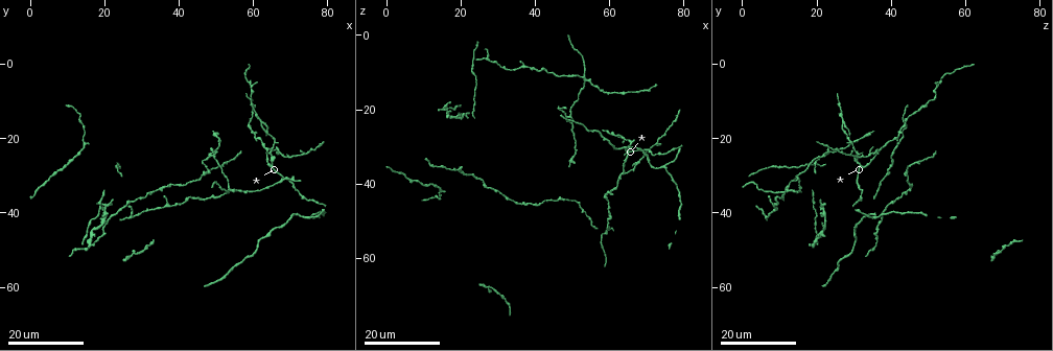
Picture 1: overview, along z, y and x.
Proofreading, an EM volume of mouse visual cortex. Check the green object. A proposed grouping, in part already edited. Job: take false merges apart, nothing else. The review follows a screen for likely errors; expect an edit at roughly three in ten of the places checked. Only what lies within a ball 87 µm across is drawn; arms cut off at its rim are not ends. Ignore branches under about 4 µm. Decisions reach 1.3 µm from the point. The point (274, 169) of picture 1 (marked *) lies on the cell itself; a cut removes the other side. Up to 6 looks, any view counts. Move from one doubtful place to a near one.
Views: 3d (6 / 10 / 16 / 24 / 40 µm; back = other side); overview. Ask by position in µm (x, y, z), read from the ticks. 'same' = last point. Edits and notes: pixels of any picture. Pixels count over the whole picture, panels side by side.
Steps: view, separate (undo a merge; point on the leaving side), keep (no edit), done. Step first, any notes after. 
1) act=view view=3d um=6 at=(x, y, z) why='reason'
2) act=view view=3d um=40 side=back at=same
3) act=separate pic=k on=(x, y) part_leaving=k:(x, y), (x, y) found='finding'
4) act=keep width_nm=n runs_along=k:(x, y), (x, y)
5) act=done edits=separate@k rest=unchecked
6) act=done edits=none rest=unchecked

act=view view=3d um=24 at=(54.0, 34.5, 12.5) why='arms run side by side'

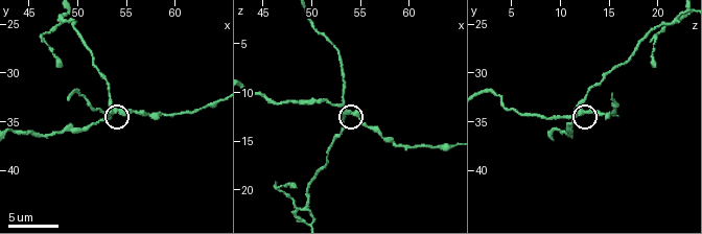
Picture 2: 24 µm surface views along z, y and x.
act=view view=3d um=10 at=(53.8, 34.0, 12.0)

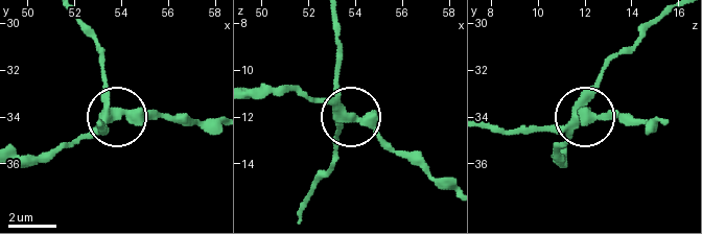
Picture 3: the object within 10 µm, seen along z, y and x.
act=separate pic=3 on=(106, 86) width_nm=400 part_leaving=3:(107, 116), (100, 51), (76, 20) found='two cells meet here'

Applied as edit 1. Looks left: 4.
act=view view=overview

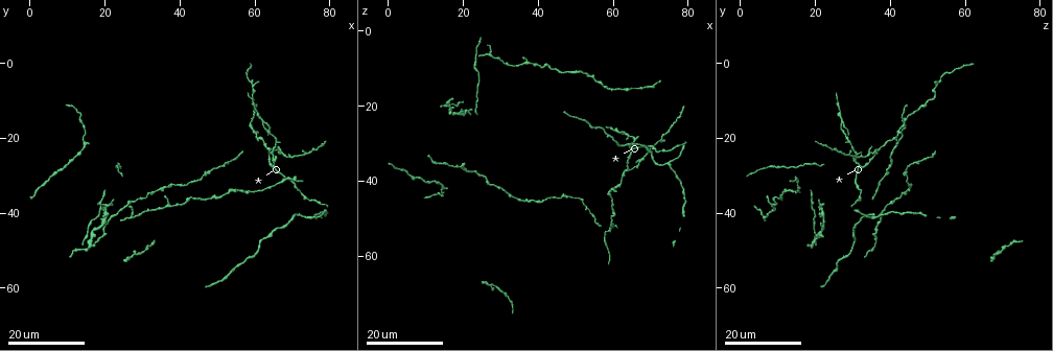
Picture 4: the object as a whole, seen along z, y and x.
act=view view=3d um=16 at=(23.5, 27.0, 21.0) why='sudden change in width'

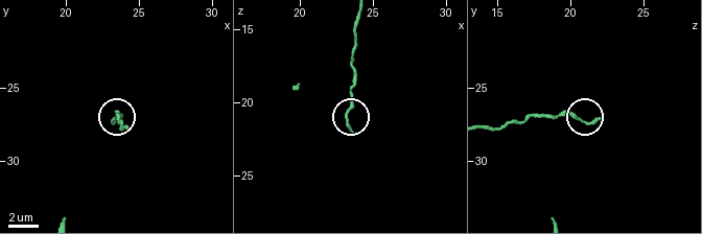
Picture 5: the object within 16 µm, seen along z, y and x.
act=view view=3d um=6 at=(23.0, 27.4, 20.8)

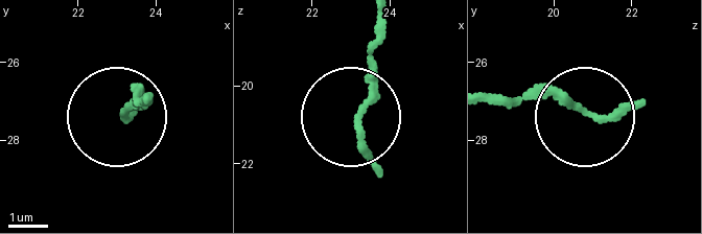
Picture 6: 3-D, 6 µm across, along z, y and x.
act=keep found='continuous, no second cell'

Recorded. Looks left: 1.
act=done edits=separate@3 rest=unchecked

